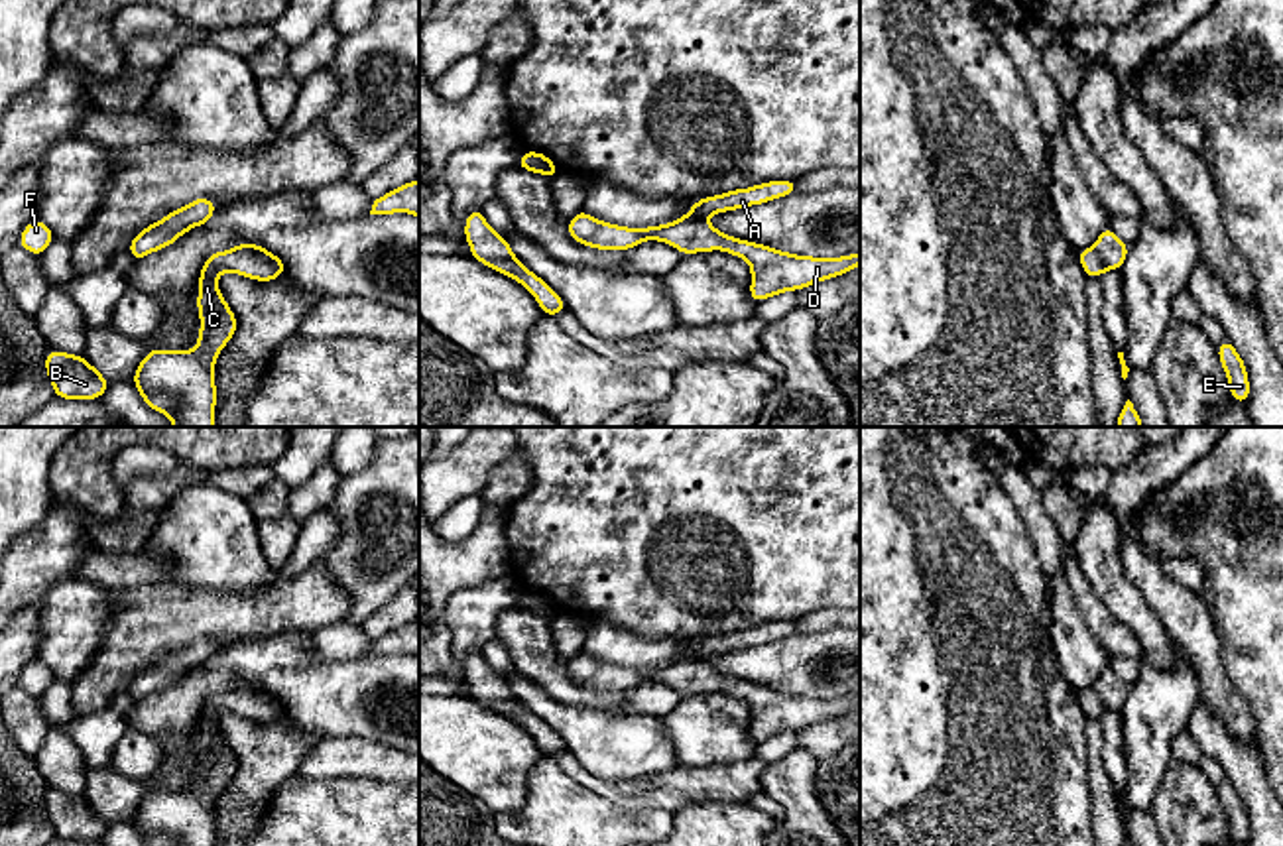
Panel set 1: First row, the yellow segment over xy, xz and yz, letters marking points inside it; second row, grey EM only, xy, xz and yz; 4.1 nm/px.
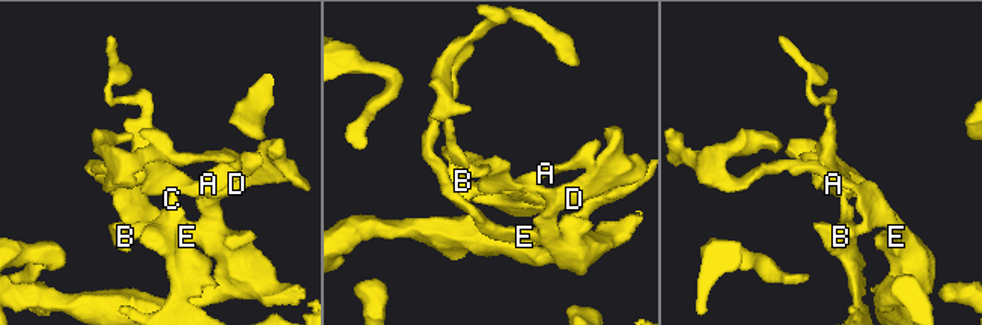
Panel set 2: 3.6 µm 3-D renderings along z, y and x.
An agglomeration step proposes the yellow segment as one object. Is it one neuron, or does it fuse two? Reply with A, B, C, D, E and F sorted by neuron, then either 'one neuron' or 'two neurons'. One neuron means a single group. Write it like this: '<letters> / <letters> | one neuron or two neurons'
A C / B D E F | two neurons

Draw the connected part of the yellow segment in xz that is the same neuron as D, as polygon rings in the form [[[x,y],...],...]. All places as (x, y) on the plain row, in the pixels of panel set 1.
[[[579,651],[567,663],[567,669],[577,685],[608,693],[630,691],[645,681],[659,681],[677,689],[683,696],[722,691],[736,698],[746,698],[752,712],[750,740],[754,744],[844,716],[860,706],[860,693],[838,698],[787,695],[765,685],[728,677],[703,659],[677,661],[643,677],[640,669],[610,665]]]

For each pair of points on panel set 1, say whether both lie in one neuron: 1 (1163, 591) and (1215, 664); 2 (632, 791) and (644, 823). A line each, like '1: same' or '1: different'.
1: same
2: different

